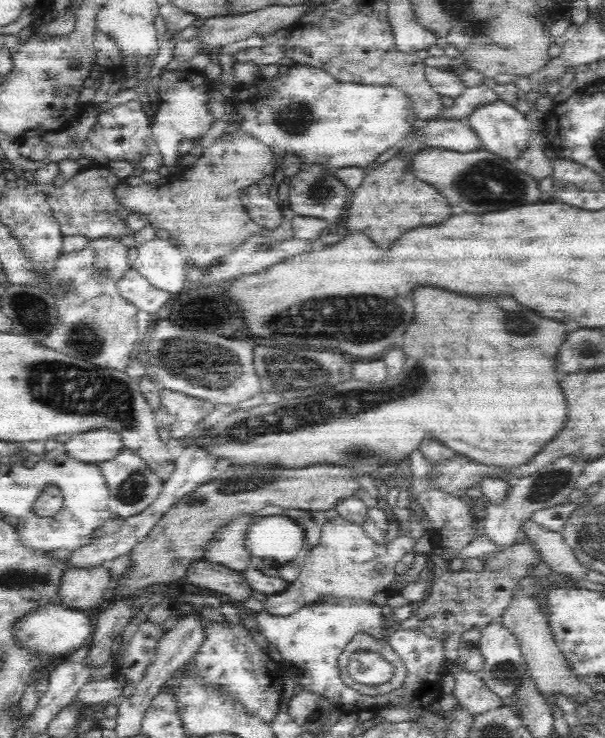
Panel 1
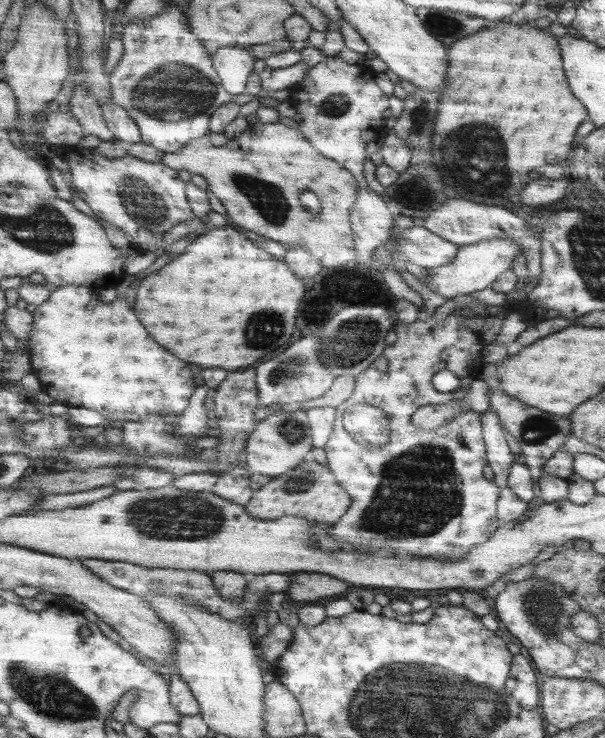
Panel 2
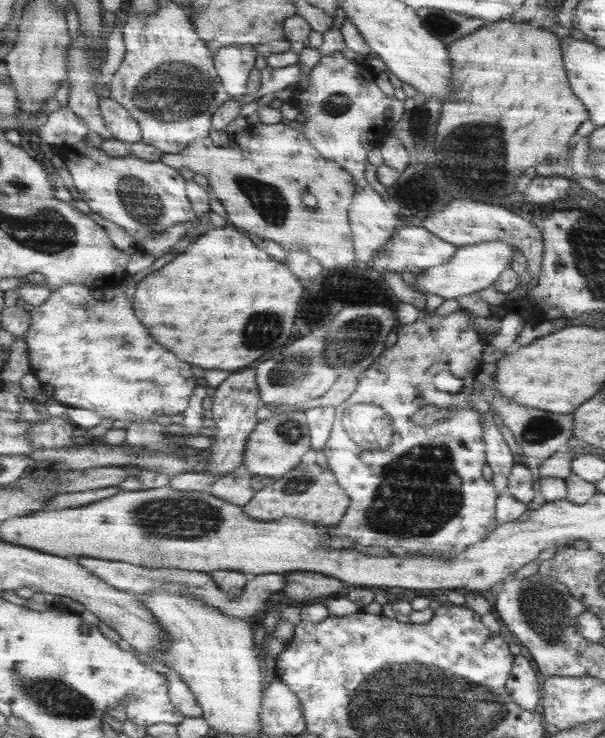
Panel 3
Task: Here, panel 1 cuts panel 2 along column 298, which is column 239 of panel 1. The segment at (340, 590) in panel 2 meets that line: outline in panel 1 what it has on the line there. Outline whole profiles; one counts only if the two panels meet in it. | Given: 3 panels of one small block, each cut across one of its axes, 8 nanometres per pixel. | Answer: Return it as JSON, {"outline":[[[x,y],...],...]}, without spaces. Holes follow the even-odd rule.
{"outline":[[[208,560],[192,562],[186,570],[186,582],[190,586],[210,590],[210,594],[218,592],[222,596],[228,596],[234,602],[244,602],[252,596],[252,590],[244,582],[242,574],[218,564],[210,564]]]}

